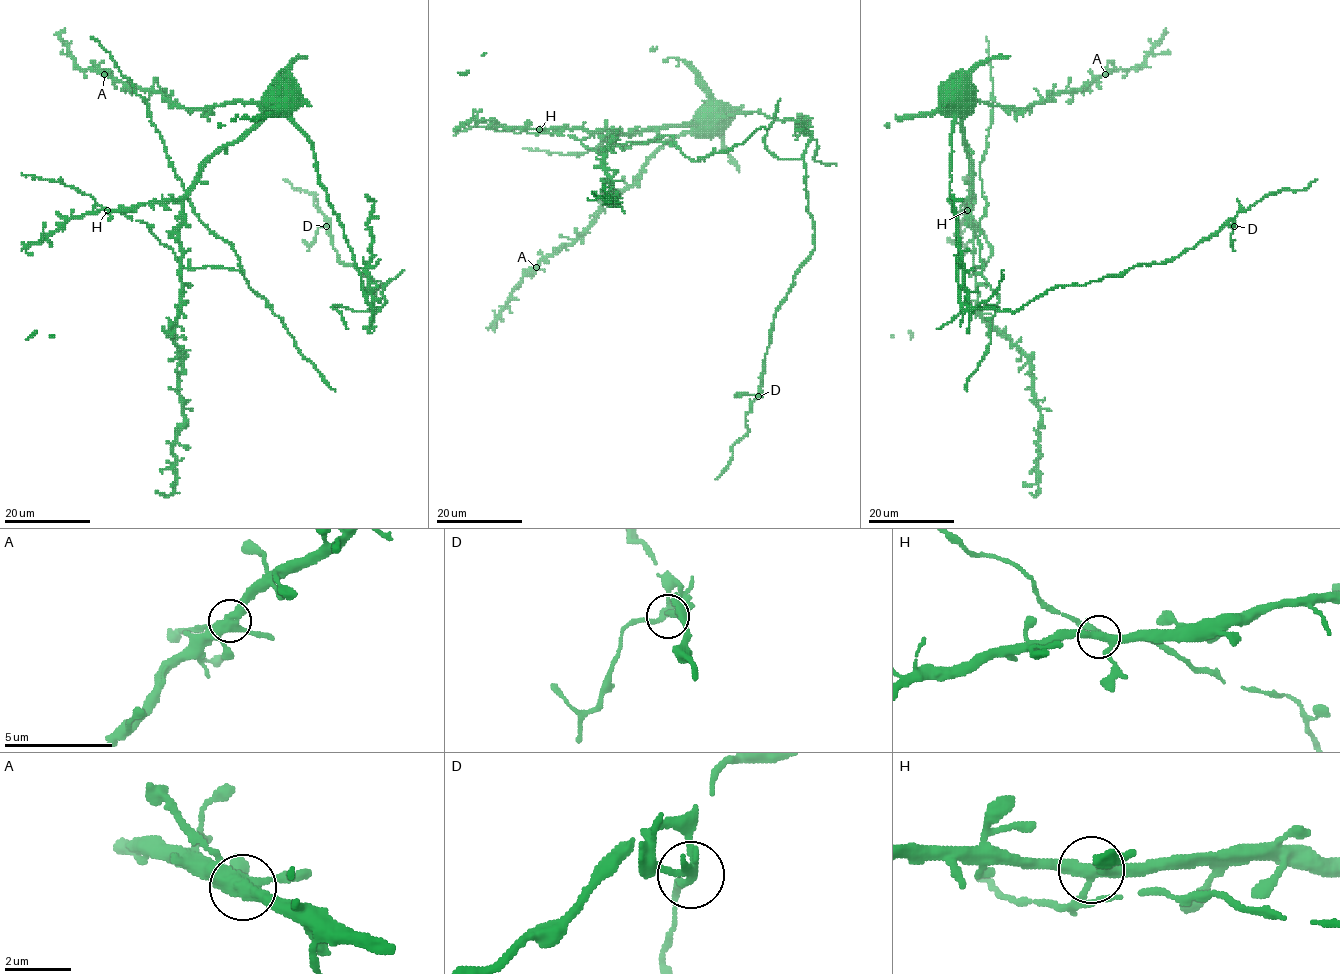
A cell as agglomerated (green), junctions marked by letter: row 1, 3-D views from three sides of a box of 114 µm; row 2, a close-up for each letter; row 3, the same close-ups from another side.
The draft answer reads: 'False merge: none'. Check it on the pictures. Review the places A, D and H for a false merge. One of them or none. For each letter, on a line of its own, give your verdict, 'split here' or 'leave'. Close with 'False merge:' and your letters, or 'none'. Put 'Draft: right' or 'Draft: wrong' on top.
Draft: wrong
A: leave
D: split here
H: leave
False merge: D

